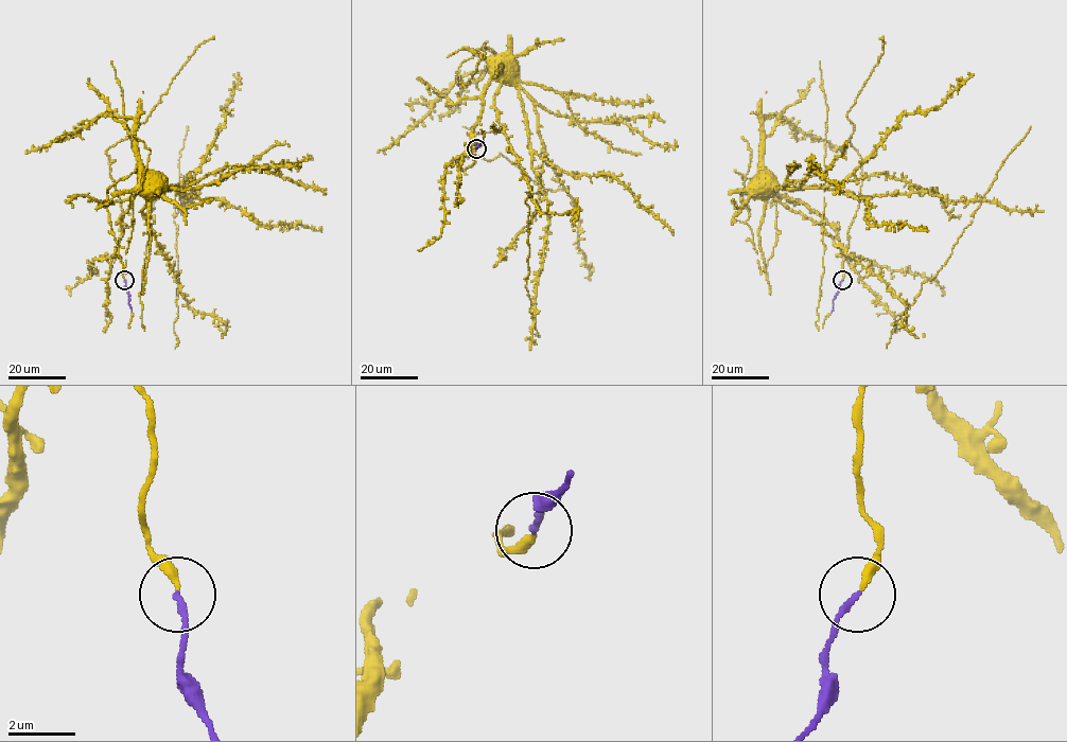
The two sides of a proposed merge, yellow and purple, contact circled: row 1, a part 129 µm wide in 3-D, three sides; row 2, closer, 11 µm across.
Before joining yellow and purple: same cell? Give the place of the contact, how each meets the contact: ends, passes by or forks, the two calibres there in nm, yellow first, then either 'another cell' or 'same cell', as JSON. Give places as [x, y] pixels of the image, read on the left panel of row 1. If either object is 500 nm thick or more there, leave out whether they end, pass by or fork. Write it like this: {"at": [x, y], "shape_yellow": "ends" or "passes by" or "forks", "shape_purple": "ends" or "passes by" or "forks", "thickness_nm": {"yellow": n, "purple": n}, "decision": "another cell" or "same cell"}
{"at": [124, 280], "shape_yellow": "ends", "shape_purple": "ends", "thickness_nm": {"yellow": 240, "purple": 180}, "decision": "same cell"}

